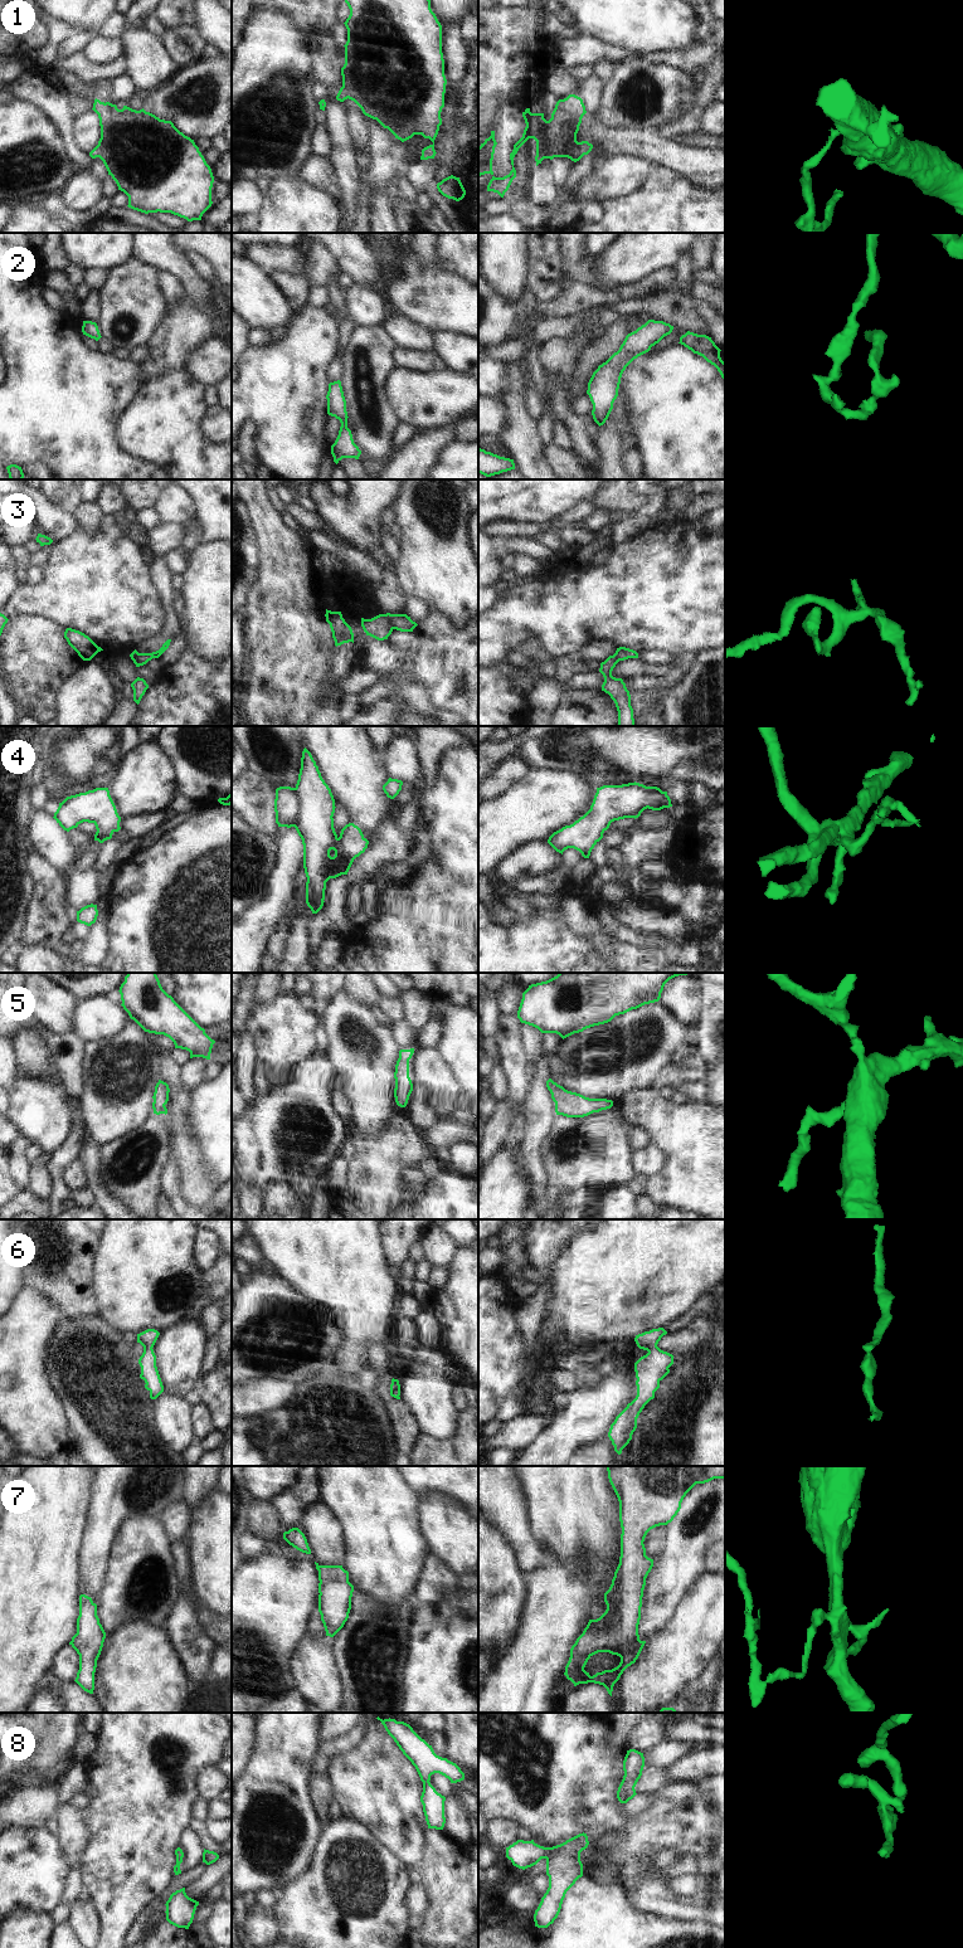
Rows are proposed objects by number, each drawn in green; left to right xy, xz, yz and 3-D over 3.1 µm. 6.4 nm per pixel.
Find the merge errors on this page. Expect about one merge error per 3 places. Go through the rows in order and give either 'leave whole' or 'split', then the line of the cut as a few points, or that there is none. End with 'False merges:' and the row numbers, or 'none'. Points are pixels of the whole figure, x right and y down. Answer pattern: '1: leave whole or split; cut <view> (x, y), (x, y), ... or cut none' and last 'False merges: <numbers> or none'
1: leave whole; cut none
2: leave whole; cut none
3: split; cut xz (383, 614), (393, 628)
4: leave whole; cut none
5: leave whole; cut none
6: leave whole; cut none
7: leave whole; cut none
8: leave whole; cut none
False merges: 3

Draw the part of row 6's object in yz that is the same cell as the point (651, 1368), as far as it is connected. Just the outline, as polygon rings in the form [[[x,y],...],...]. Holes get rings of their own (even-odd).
[[[658,1328],[638,1334],[634,1338],[637,1346],[648,1353],[634,1363],[636,1398],[616,1417],[608,1432],[608,1437],[618,1455],[632,1440],[639,1413],[655,1398],[660,1382],[670,1373],[668,1368],[673,1364],[673,1355],[657,1346],[666,1334],[667,1331],[663,1328]]]

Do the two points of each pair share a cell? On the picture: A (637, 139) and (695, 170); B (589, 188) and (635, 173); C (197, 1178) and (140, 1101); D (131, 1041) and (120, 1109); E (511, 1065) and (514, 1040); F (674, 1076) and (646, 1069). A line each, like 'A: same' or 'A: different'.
A: same
B: same
C: different
D: same
E: same
F: different

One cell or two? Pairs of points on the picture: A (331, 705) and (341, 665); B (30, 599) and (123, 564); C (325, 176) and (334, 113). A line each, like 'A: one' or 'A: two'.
A: one
B: one
C: two

